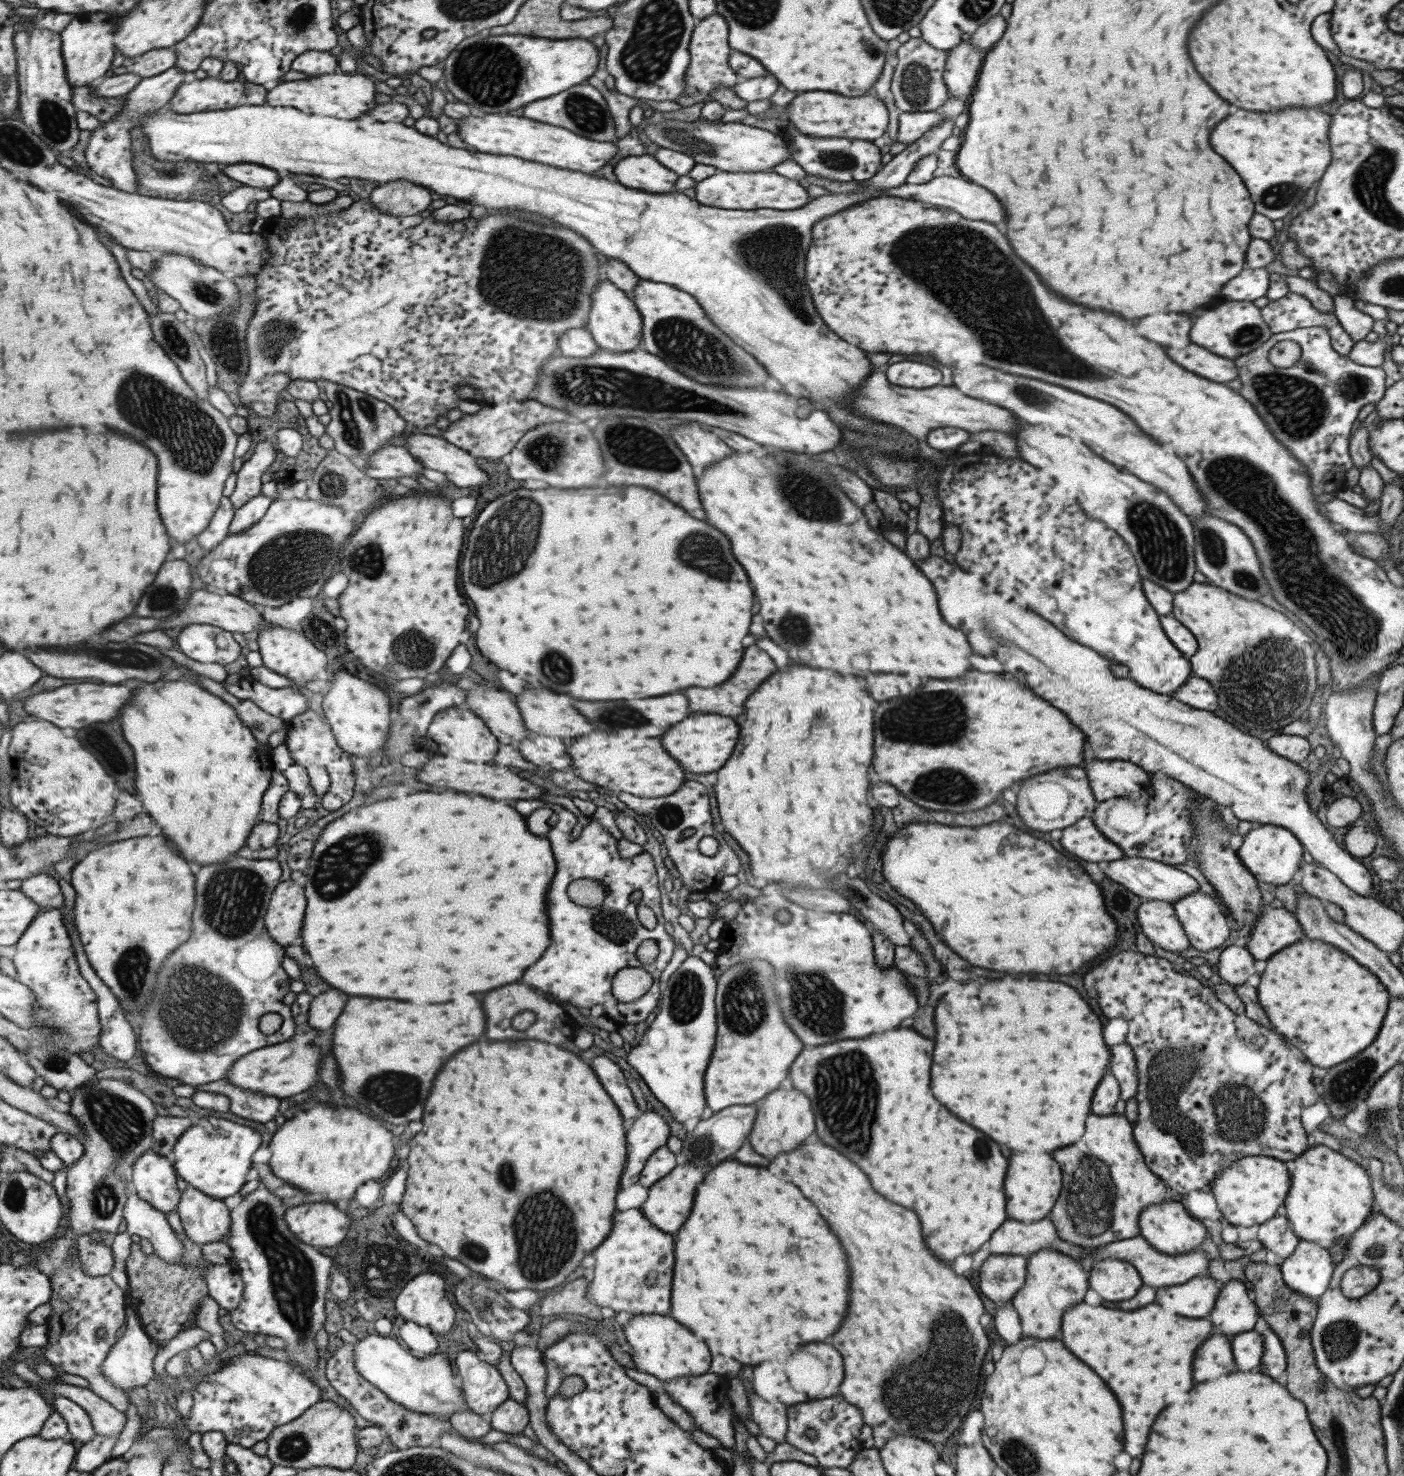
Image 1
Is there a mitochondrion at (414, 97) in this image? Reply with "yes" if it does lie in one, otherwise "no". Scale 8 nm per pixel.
no

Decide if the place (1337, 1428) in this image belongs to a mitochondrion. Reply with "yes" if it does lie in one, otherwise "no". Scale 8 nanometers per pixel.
yes

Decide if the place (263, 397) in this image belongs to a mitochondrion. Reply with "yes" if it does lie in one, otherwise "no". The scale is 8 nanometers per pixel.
no

